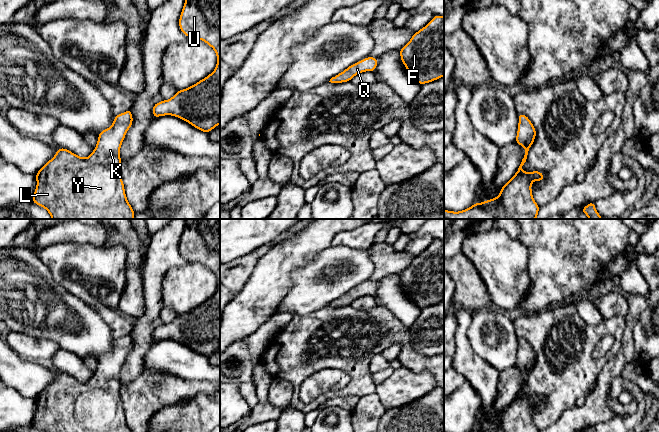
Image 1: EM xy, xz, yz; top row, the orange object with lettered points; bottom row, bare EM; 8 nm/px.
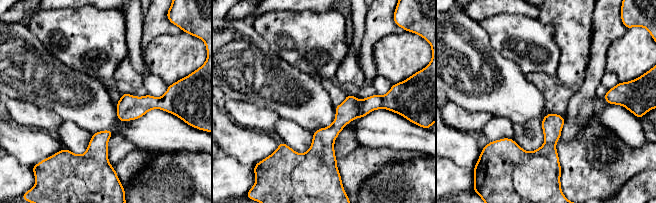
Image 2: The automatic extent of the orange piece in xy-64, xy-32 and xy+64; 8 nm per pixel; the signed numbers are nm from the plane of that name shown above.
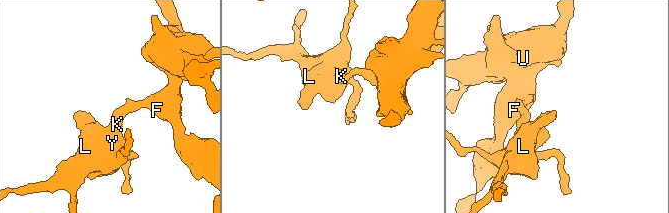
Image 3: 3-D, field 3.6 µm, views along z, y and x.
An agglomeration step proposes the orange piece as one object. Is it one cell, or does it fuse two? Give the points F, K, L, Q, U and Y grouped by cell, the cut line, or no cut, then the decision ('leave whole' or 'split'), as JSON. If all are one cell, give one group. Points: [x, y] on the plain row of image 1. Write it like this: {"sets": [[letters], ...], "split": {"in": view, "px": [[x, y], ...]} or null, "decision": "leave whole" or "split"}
{"sets": [["F", "K", "L", "Q", "U", "Y"]], "split": null, "decision": "leave whole"}

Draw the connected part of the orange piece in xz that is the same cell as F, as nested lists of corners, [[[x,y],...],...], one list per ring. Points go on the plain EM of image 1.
[[[444,240],[432,244],[399,274],[408,297],[421,310],[444,300]]]

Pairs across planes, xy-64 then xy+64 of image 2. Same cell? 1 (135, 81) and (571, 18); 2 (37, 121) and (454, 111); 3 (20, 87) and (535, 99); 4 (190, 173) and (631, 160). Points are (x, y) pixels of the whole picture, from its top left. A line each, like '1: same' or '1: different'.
1: same
2: same
3: same
4: different

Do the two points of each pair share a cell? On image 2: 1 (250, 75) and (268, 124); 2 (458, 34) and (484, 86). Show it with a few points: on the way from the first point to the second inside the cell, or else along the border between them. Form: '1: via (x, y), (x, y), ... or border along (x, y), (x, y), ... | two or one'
1: border along (239, 101), (270, 108), (281, 117) | two
2: via (458, 47), (458, 59), (471, 73) | one

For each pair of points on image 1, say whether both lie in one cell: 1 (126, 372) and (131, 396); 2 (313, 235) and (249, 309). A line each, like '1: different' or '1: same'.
1: different
2: same

